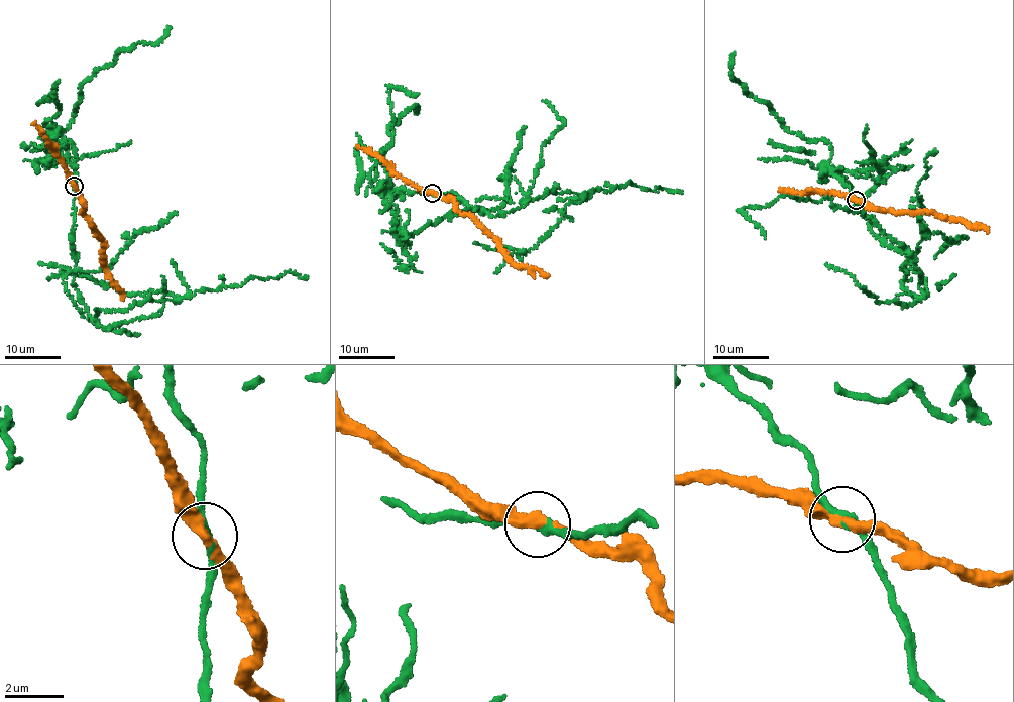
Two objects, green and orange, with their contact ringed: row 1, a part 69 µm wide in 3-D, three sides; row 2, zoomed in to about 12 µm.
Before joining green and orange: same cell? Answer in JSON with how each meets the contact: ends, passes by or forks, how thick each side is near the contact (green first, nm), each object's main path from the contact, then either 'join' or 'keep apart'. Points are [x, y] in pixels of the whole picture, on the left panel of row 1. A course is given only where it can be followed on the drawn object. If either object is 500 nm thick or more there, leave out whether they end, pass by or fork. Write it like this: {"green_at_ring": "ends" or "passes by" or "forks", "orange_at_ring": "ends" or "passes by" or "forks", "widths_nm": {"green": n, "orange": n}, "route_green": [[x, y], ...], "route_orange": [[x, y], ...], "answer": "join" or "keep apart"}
{"green_at_ring": "passes by", "orange_at_ring": "passes by", "widths_nm": {"green": 240, "orange": 340}, "route_green": [[73, 185], [73, 281], [91, 321], [101, 309], [175, 298], [149, 289], [125, 295], [107, 283], [61, 272]], "route_orange": [[73, 185], [82, 211], [102, 239], [101, 256], [122, 300]], "answer": "keep apart"}

